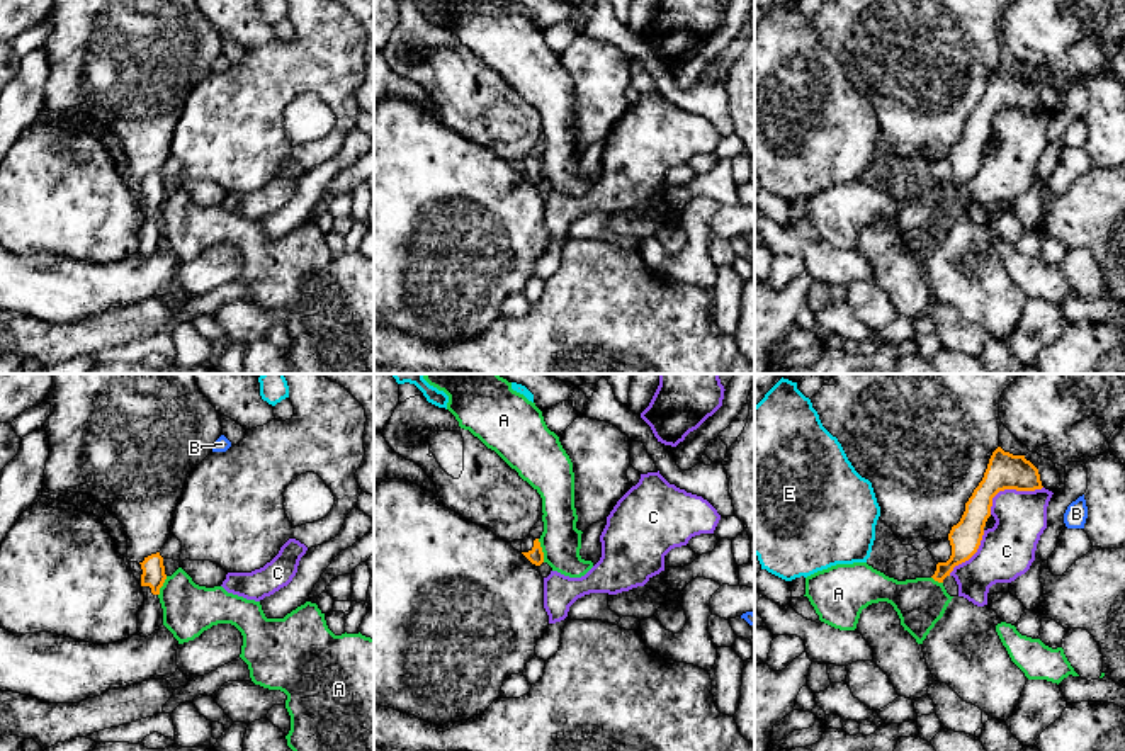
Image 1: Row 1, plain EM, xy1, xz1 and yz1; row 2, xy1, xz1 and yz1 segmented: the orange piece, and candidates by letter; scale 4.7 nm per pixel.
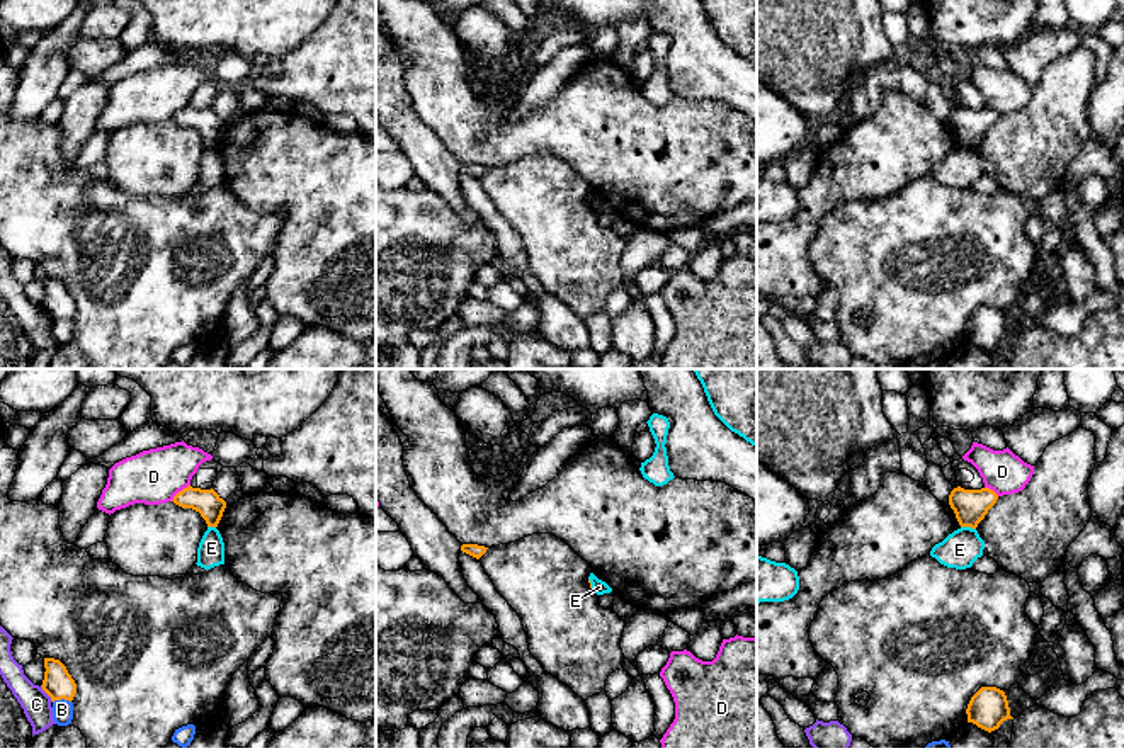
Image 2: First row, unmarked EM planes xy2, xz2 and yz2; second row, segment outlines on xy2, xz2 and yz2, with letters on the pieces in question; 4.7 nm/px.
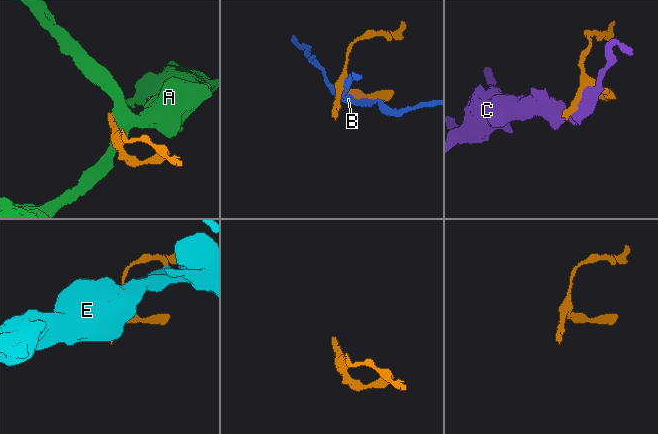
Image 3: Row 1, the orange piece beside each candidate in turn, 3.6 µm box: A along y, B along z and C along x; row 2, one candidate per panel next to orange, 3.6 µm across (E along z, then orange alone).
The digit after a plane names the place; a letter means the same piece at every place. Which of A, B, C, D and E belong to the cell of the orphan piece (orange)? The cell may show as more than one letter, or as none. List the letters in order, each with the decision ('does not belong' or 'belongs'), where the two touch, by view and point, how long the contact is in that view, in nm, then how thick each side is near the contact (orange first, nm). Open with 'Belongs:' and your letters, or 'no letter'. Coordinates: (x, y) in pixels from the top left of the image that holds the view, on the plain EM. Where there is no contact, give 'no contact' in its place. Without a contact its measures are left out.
Belongs: no letter
A: does not belong; meets orange in xz1 at (541, 170); contact 120 nm long; 80 nm thick on the orange side, 190 nm on the other
B: does not belong; meets orange in xy2 at (62, 317); contact 90 nm long; 140 nm thick on the orange side, 100 nm on the other
C: does not belong; meets orange in yz1 at (1010, 107); contact 280 nm long; 180 nm thick on the orange side, 240 nm on the other
D: does not belong; meets orange in xy2 at (179, 111); contact 130 nm long; 120 nm thick on the orange side, 260 nm on the other
E: does not belong; meets orange in yz2 at (968, 145); contact 70 nm long; 160 nm thick on the orange side, 180 nm on the other

